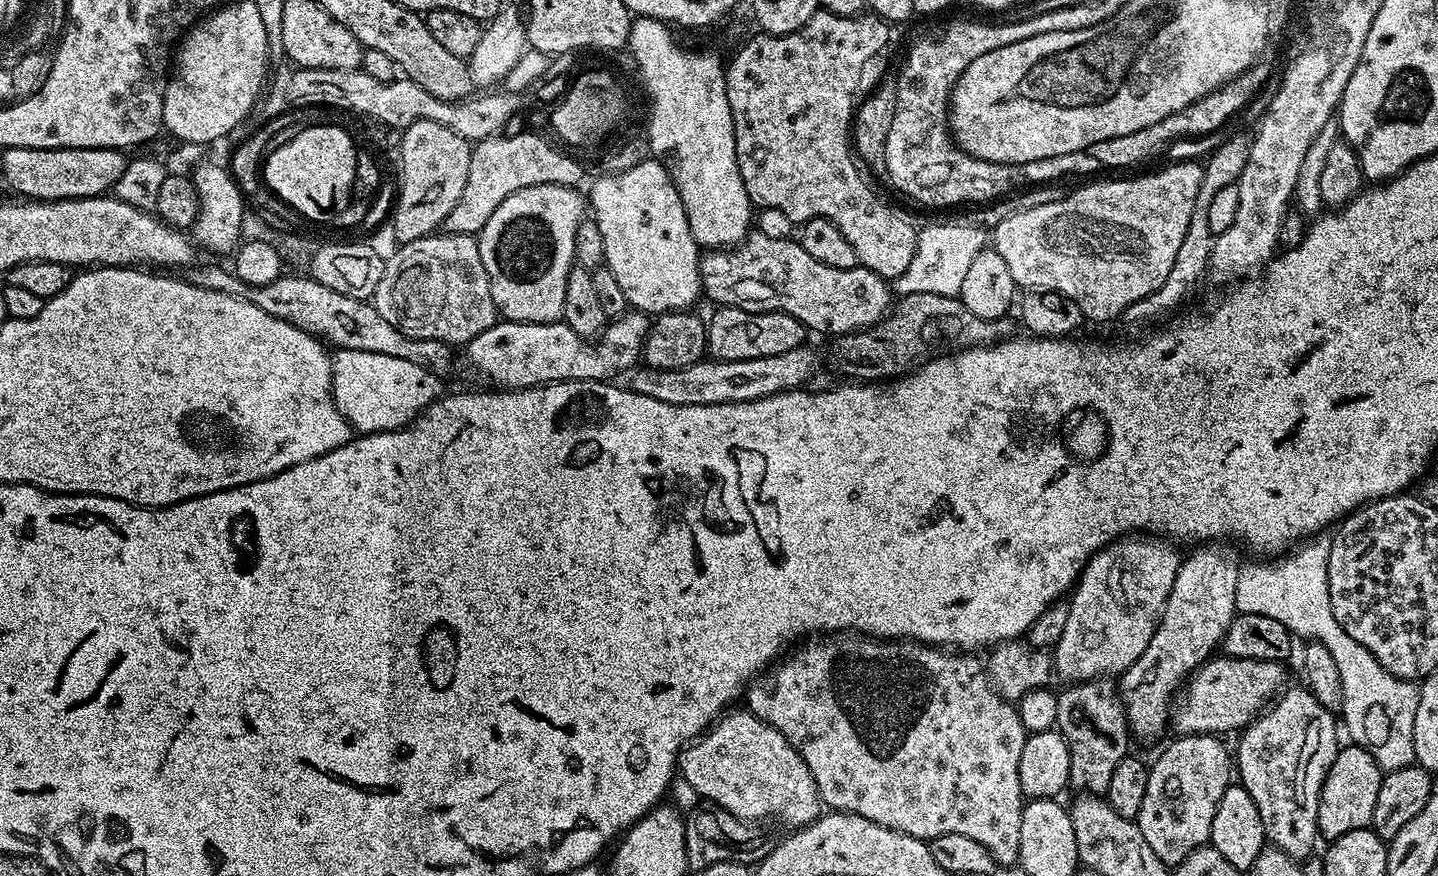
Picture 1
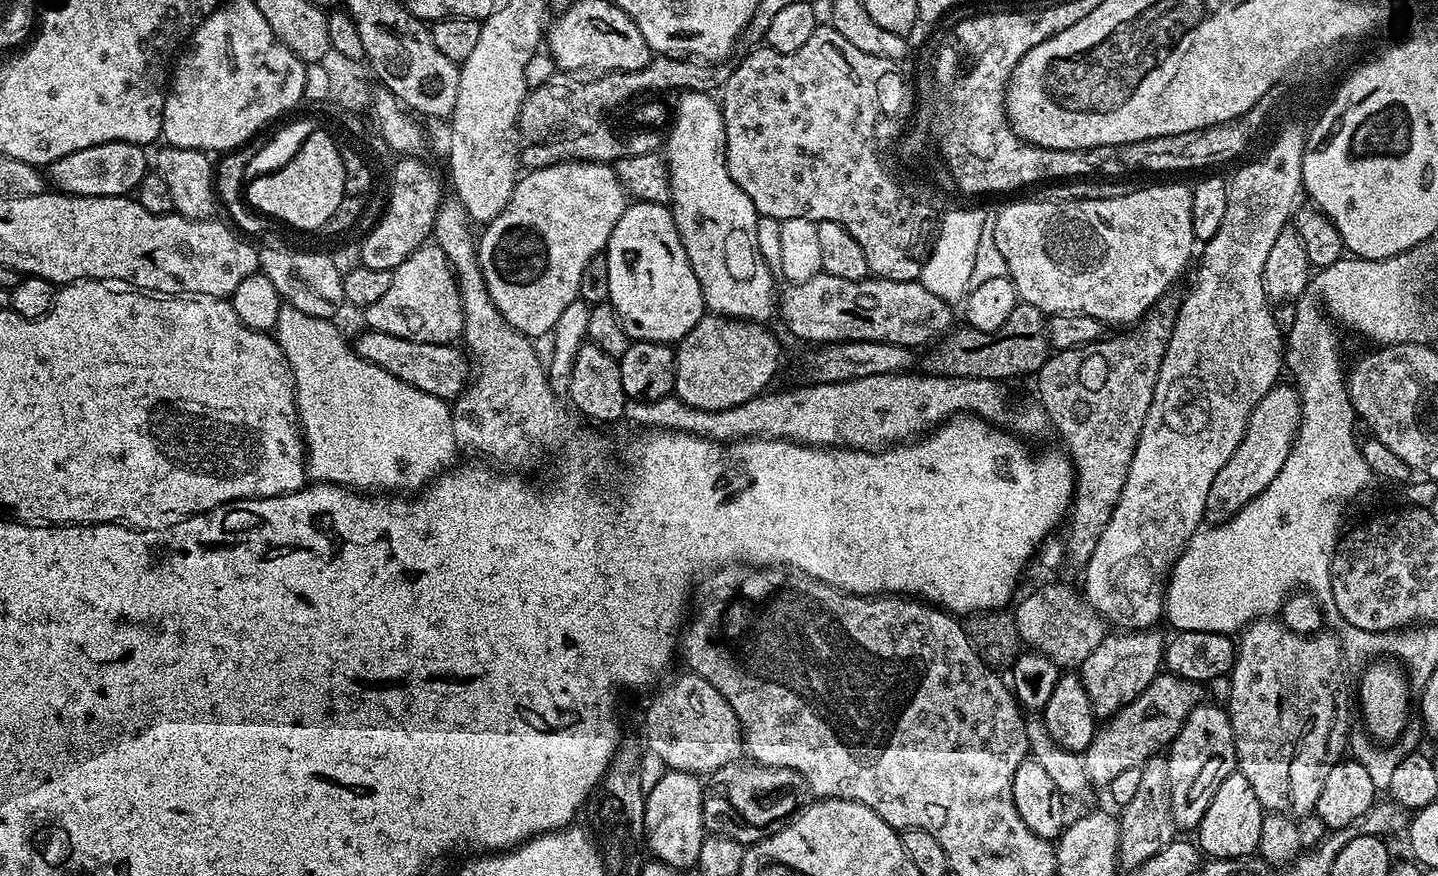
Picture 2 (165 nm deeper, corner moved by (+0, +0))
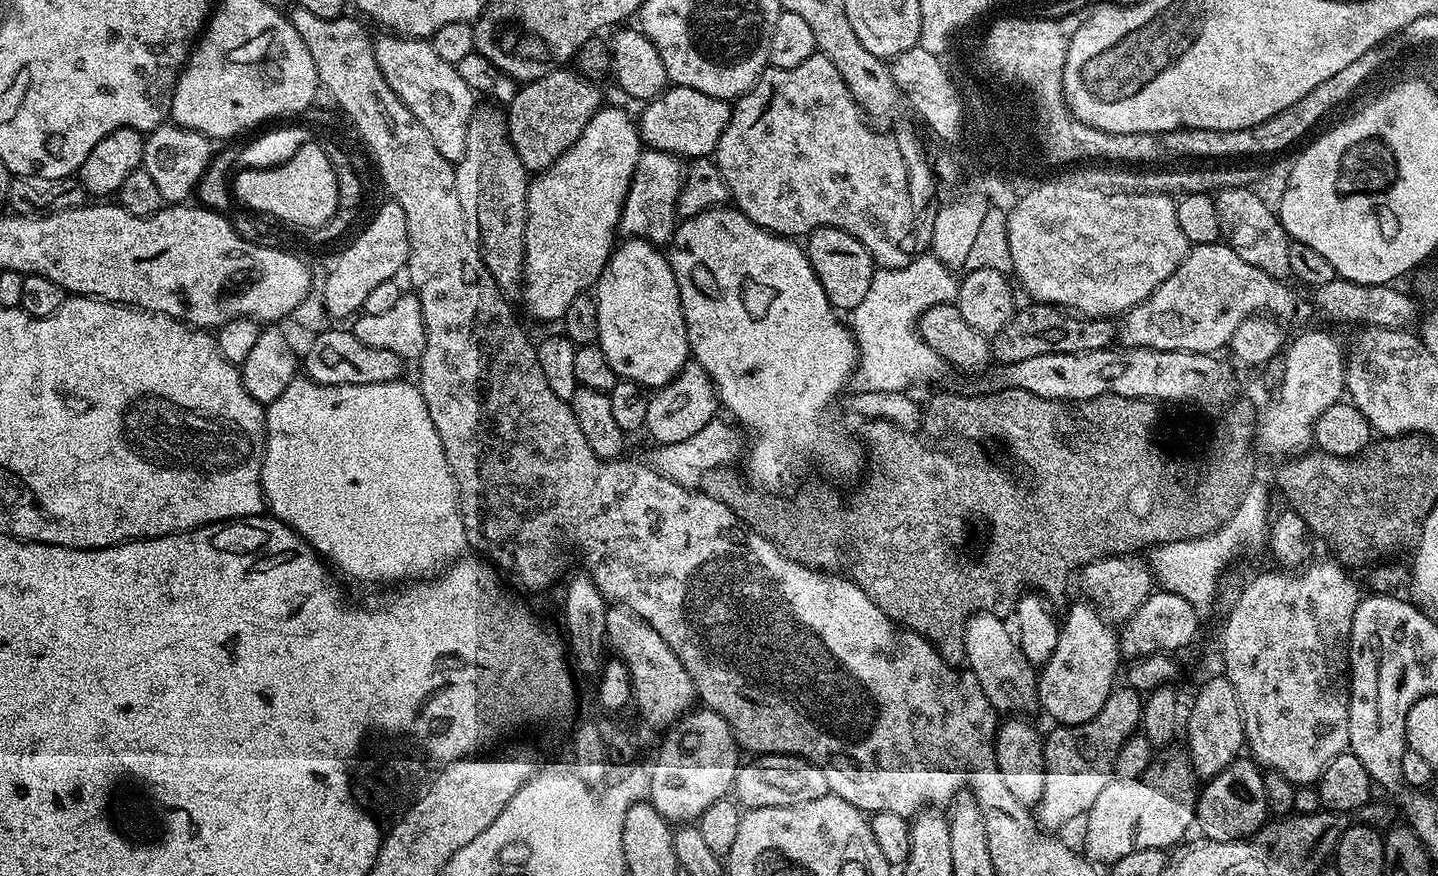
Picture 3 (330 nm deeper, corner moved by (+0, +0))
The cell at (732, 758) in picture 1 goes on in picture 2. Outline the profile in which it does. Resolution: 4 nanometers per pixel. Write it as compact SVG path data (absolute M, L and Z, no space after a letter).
M691 670L685 673L665 688L655 689L656 697L644 712L646 748L657 753L668 770L694 772L704 778L722 766L737 763L745 751L744 742L738 718L734 710L730 710L730 702L726 702L706 678Z

